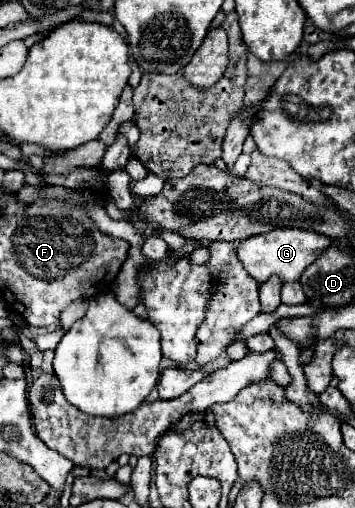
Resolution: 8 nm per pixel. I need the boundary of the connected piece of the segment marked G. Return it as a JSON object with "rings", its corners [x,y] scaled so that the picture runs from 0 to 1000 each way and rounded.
{"rings":[[[772,449],[749,461],[704,465],[682,472],[665,488],[670,512],[687,520],[687,531],[727,555],[744,559],[761,543],[789,543],[794,555],[834,555],[845,539],[930,484],[930,469],[845,449]]]}

